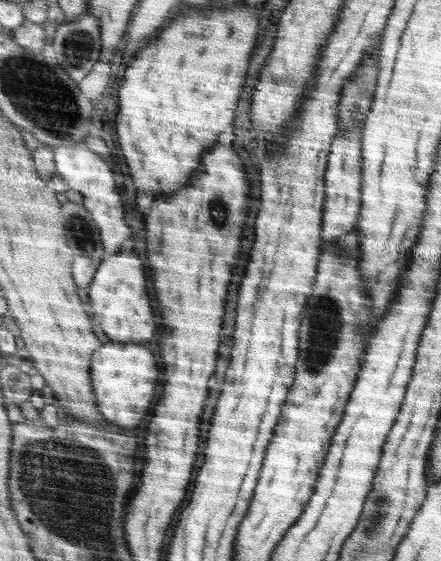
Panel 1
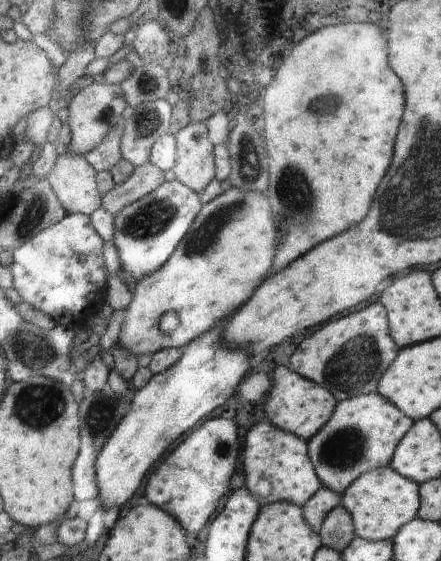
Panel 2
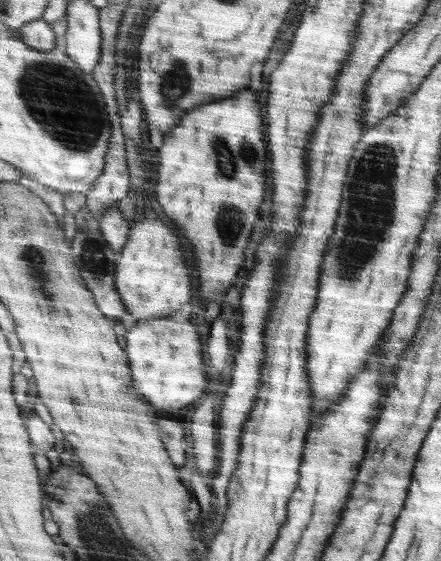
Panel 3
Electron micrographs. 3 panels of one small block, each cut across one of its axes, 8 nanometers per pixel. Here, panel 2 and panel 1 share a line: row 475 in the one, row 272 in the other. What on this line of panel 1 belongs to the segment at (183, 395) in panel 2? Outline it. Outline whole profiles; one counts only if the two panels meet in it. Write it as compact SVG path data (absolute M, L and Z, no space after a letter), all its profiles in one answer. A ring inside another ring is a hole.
M136 251L120 252L106 257L105 262L98 269L96 284L92 284L92 304L98 316L100 326L110 334L112 340L122 342L146 342L152 340L158 332L156 308L148 288L148 268L146 262Z

